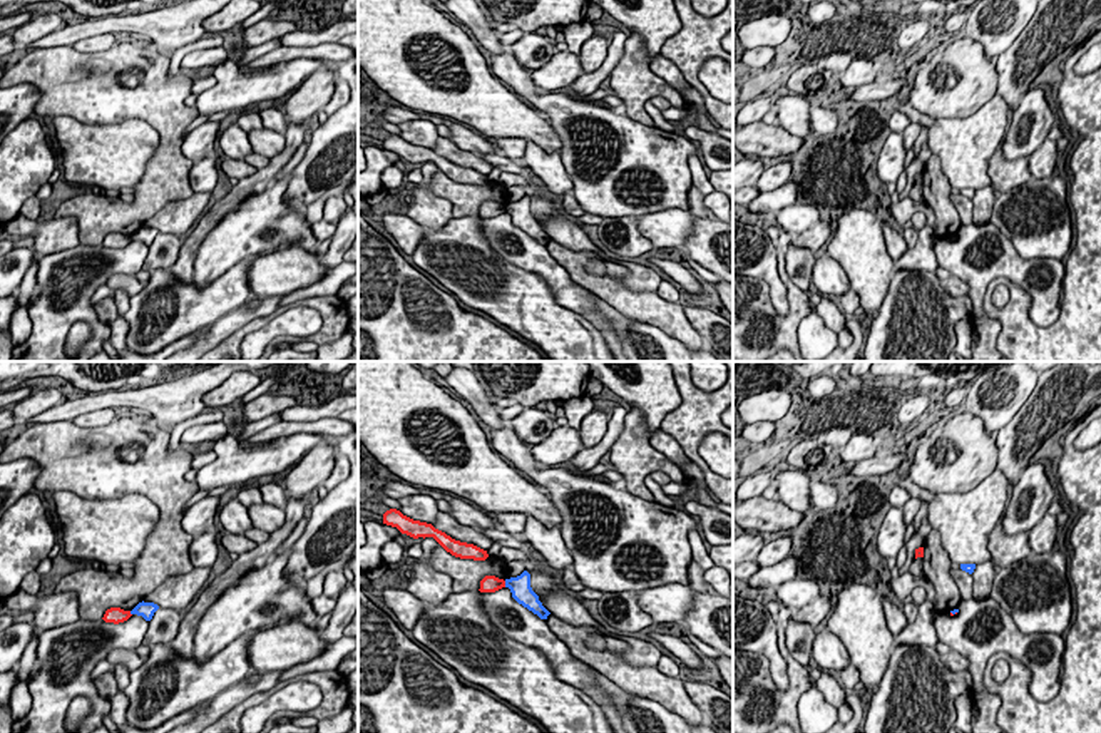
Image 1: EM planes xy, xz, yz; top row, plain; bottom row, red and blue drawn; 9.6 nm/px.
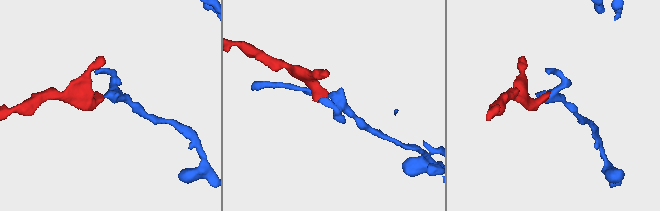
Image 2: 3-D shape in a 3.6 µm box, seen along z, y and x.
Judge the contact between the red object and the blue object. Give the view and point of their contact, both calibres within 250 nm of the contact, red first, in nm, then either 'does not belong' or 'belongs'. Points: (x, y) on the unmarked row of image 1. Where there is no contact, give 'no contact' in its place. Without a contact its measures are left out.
xz (504, 210) | 160/200 nm | does not belong

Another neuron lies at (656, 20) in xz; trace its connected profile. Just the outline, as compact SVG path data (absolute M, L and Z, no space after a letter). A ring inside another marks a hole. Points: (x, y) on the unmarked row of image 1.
M592 0L617 22L644 40L648 62L661 54L663 44L681 30L673 0Z

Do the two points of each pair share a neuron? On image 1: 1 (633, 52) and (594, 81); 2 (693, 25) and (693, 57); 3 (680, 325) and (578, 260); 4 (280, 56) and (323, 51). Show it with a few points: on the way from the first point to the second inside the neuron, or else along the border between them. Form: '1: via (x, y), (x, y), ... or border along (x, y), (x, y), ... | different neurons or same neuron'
1: border along (628, 37), (621, 59), (608, 76) | different neurons
2: via (693, 34), (693, 49) | same neuron
3: via (653, 310), (633, 305), (608, 287), (596, 285) | same neuron
4: via (290, 54), (313, 52) | same neuron

